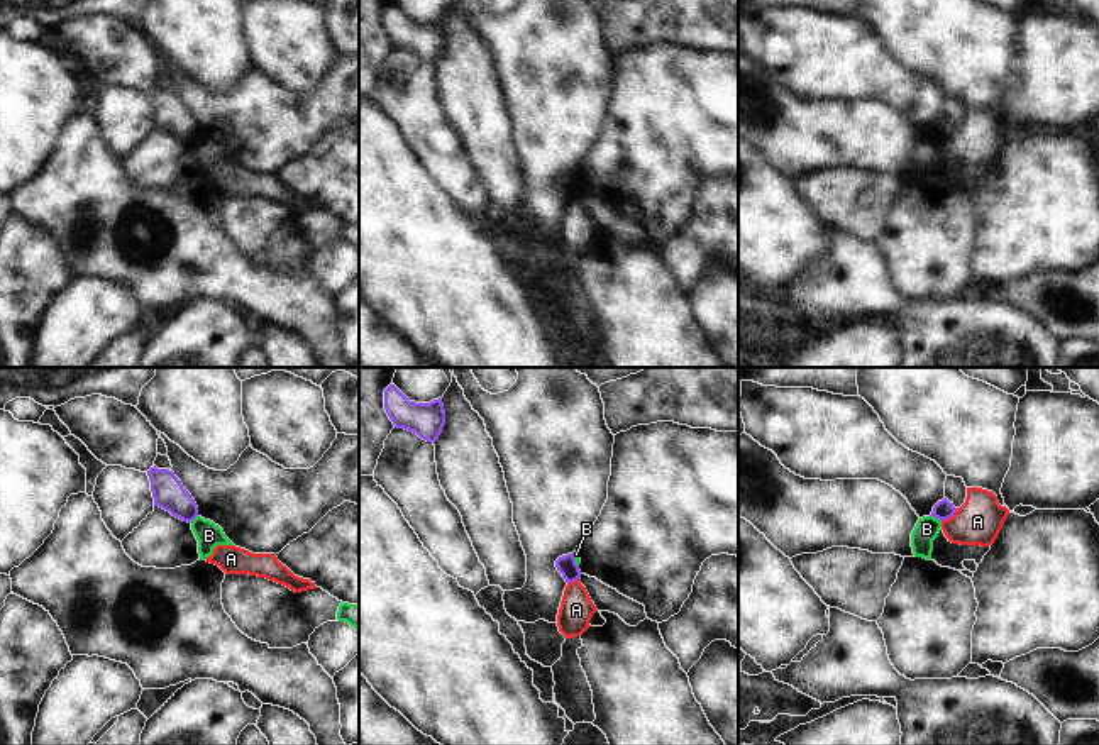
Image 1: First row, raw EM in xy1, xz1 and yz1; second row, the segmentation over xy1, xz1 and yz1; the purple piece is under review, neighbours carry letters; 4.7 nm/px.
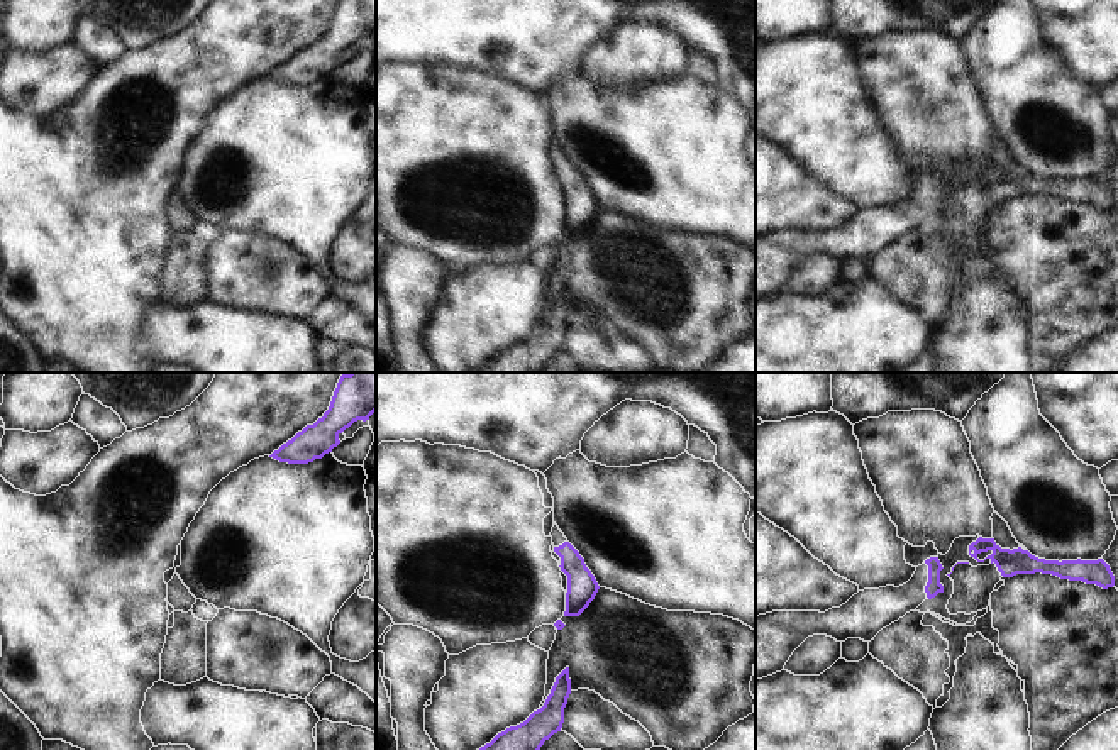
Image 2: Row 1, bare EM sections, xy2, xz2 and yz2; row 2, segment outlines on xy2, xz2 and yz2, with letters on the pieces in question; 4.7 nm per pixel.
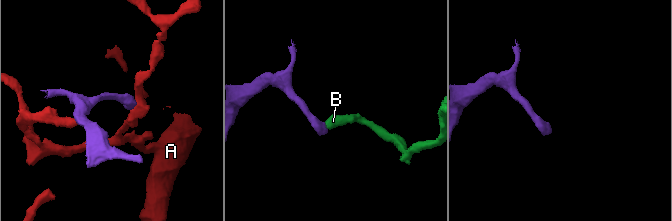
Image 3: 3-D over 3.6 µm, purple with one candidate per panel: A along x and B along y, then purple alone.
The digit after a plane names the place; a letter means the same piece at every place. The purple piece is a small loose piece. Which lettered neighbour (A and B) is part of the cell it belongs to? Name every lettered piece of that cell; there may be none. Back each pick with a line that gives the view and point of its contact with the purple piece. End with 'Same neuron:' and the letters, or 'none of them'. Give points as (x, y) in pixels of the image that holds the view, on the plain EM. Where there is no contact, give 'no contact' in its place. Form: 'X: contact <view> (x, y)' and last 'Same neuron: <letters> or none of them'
Same neuron: none of them

